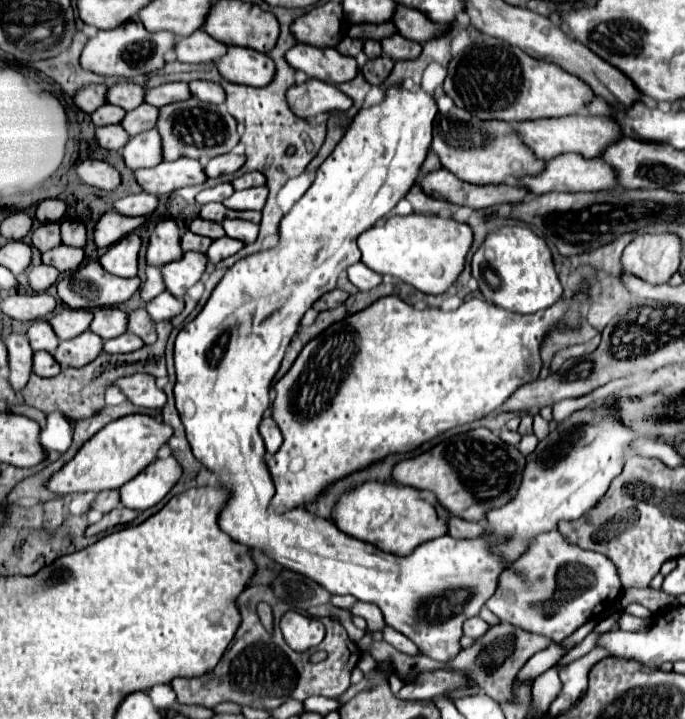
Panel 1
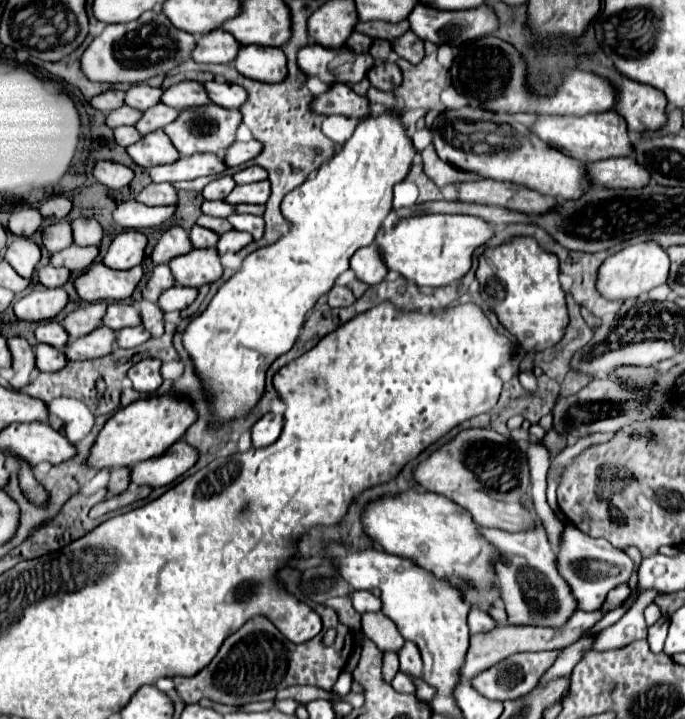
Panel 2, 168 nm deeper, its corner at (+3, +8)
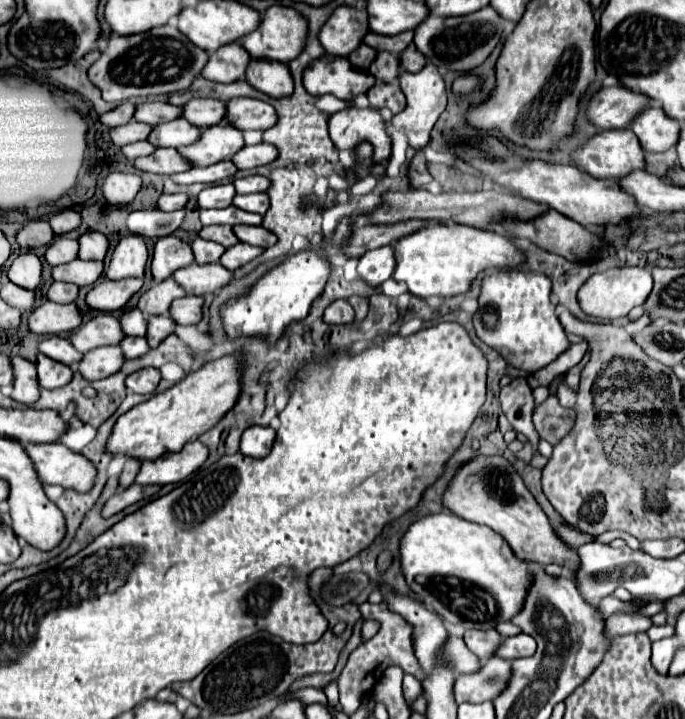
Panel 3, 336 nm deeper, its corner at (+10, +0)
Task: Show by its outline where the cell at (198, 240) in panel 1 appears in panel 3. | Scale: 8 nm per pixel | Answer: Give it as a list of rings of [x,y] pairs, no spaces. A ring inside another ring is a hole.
[[[197,237],[197,239],[193,241],[193,245],[191,245],[191,247],[193,247],[193,253],[195,253],[195,261],[197,261],[199,265],[219,261],[221,253],[225,251],[225,247],[221,247],[219,243],[205,241],[205,239],[201,239],[201,237]]]

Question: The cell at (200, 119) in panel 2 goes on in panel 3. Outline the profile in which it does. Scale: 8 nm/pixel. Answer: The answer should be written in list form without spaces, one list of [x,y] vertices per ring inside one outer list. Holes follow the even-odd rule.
[[[221,121],[213,127],[201,129],[201,139],[189,147],[177,147],[177,151],[193,165],[207,167],[223,159],[231,159],[243,147],[243,131],[237,131],[229,121]]]

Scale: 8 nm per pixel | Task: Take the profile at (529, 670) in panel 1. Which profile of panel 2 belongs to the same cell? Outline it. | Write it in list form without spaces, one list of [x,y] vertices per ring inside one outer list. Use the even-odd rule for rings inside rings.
[[[616,607],[614,611],[610,611],[604,619],[602,619],[602,623],[596,623],[596,627],[592,629],[592,631],[588,631],[586,635],[592,635],[592,633],[598,633],[598,631],[602,631],[602,629],[606,629],[606,627],[610,627],[610,625],[614,625],[614,623],[618,623],[624,615],[626,615],[626,607]]]

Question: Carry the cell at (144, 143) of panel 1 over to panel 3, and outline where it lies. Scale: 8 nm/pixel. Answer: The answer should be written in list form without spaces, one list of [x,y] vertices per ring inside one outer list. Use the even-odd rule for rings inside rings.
[[[157,147],[151,155],[139,157],[137,161],[131,161],[137,171],[147,171],[147,173],[161,173],[161,175],[171,175],[171,173],[181,173],[189,169],[189,163],[171,147]]]

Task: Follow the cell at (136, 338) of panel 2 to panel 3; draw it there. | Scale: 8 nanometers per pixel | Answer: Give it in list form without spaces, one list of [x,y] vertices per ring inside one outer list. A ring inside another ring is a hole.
[[[125,337],[119,345],[123,349],[125,359],[137,359],[137,357],[141,357],[149,351],[149,345],[147,345],[145,337]]]

